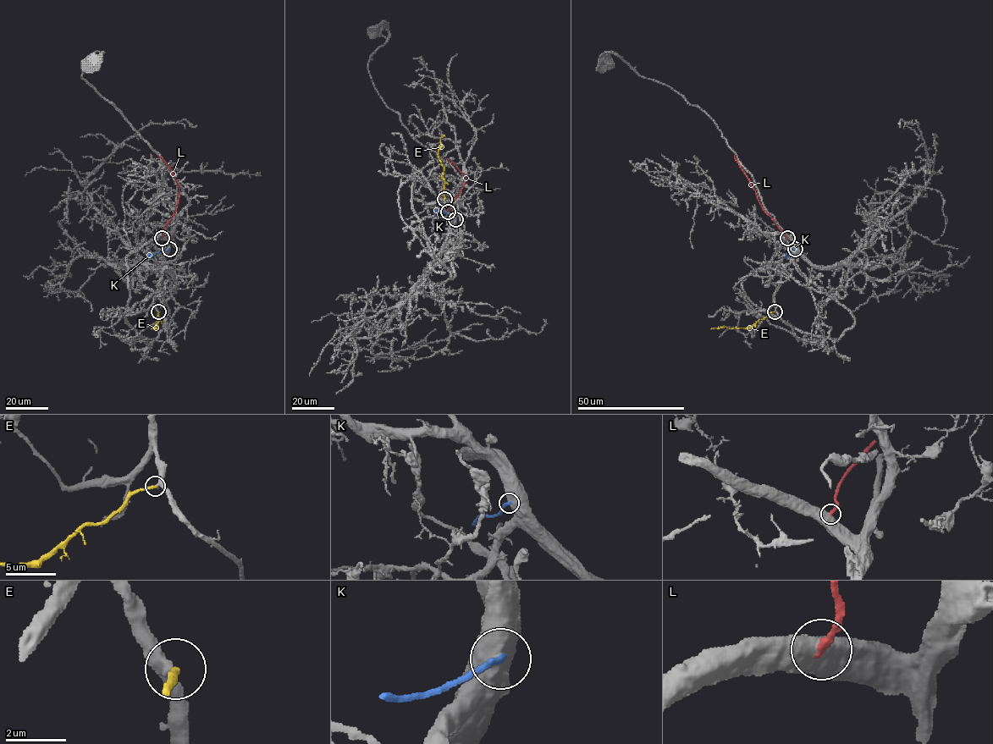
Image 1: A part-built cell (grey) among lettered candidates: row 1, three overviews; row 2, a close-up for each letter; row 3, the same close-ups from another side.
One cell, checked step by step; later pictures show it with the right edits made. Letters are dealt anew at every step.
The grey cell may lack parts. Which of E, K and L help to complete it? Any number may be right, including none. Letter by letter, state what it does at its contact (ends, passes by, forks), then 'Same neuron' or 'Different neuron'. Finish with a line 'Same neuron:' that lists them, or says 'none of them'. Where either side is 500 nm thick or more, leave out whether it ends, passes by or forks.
E: It ends there. Same neuron
K: Different neuron
L: Different neuron
Same neuron: E

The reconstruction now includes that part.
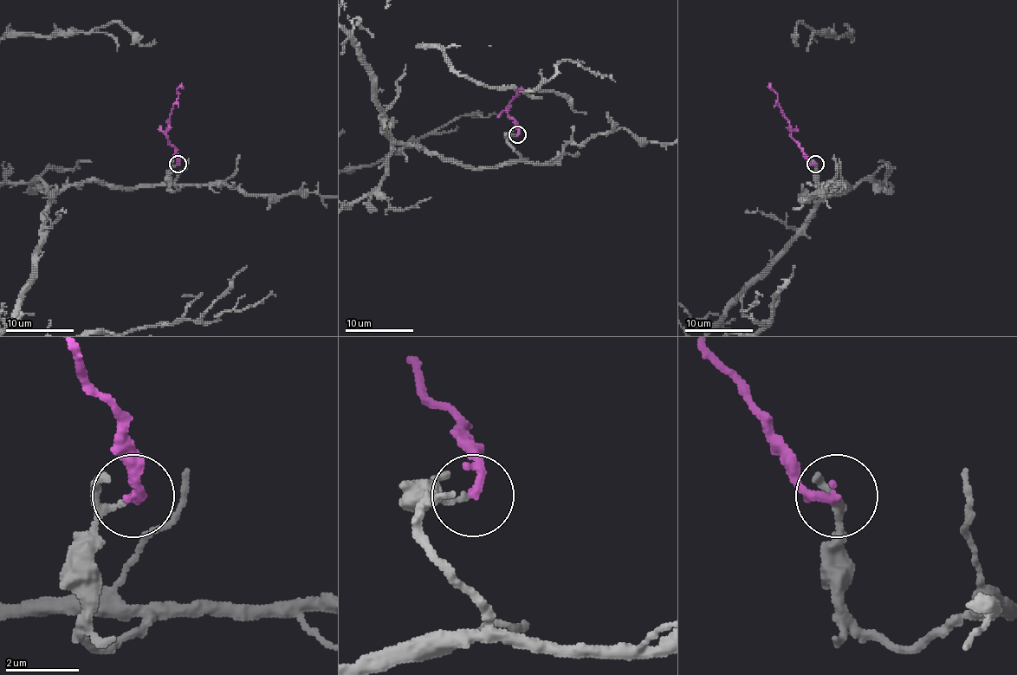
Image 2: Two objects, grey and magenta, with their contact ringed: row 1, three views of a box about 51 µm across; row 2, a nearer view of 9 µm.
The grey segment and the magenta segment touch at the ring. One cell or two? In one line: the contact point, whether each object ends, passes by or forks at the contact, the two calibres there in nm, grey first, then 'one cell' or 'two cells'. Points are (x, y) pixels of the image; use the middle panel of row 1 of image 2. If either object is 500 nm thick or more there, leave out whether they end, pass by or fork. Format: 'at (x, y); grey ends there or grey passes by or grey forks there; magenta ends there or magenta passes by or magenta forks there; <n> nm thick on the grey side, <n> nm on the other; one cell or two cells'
at (517, 134); grey passes by; magenta ends there; 130 nm thick on the grey side, 280 nm on the other; two cells

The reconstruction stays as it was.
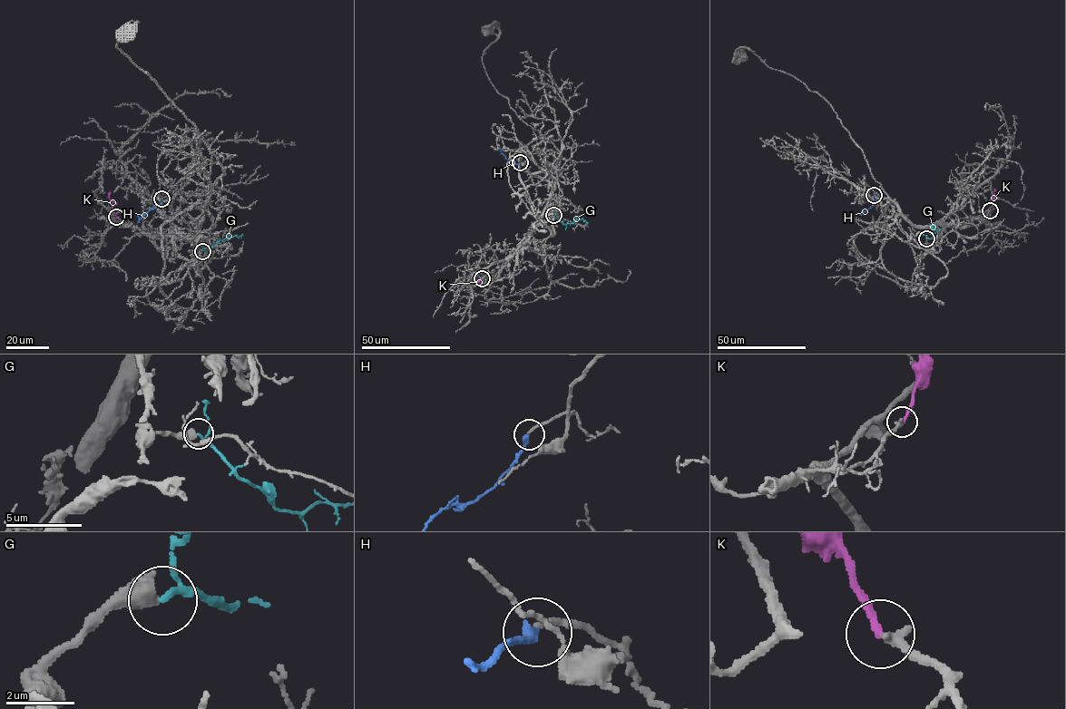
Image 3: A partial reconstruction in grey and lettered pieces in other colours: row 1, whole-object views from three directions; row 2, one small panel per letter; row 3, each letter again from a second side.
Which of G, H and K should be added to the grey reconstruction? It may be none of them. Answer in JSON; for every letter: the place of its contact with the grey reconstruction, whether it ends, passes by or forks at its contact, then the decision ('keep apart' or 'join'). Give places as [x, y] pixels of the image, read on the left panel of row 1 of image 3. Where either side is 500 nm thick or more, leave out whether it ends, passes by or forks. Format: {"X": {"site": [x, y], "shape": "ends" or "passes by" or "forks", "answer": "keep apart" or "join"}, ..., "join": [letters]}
{"G": {"site": [202, 251], "answer": "keep apart"}, "H": {"site": [161, 199], "shape": "ends", "answer": "join"}, "K": {"site": [116, 217], "shape": "ends", "answer": "join"}, "join": ["H", "K"]}

